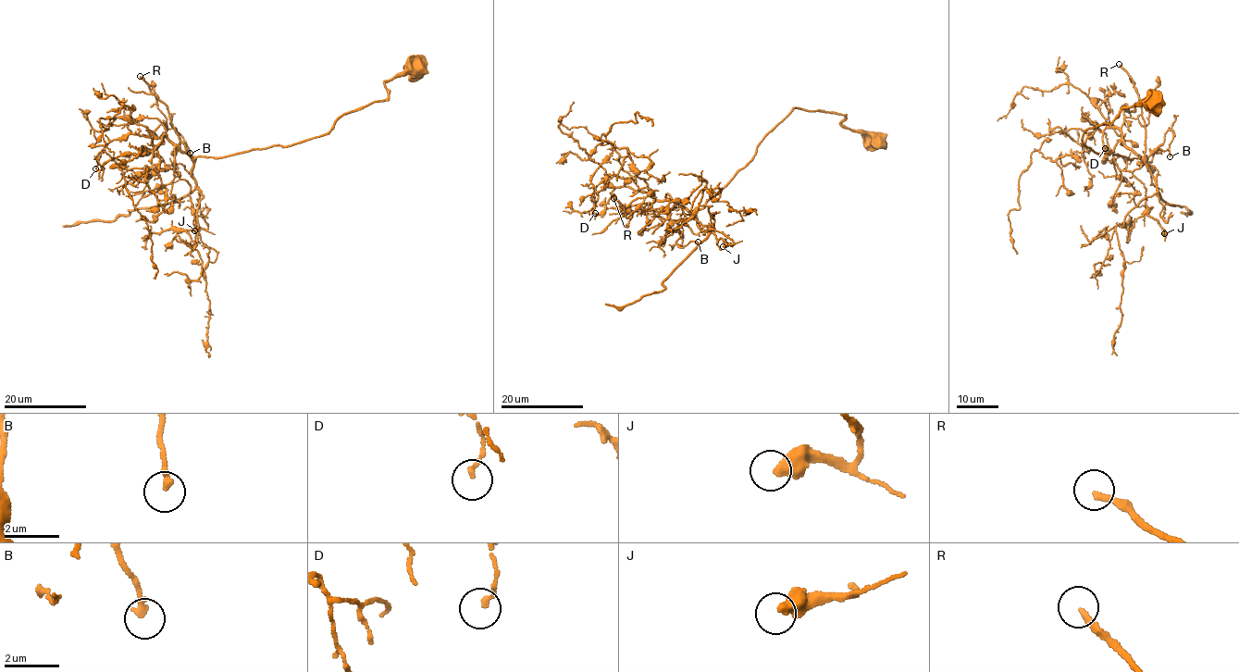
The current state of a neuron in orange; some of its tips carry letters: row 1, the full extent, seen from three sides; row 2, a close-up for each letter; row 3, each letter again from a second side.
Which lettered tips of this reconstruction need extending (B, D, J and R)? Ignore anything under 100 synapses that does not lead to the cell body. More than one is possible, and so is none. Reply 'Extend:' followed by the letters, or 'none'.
Extend: none

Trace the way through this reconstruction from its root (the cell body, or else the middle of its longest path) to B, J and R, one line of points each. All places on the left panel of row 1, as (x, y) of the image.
B: (418, 69), (326, 133), (197, 156), (192, 176), (175, 161), (175, 129), (190, 153)
J: (418, 69), (388, 80), (385, 100), (321, 135), (197, 156), (192, 176), (175, 164), (207, 224), (194, 230)
R: (418, 69), (388, 80), (385, 100), (344, 113), (326, 133), (216, 157), (191, 155), (167, 107), (140, 76)

